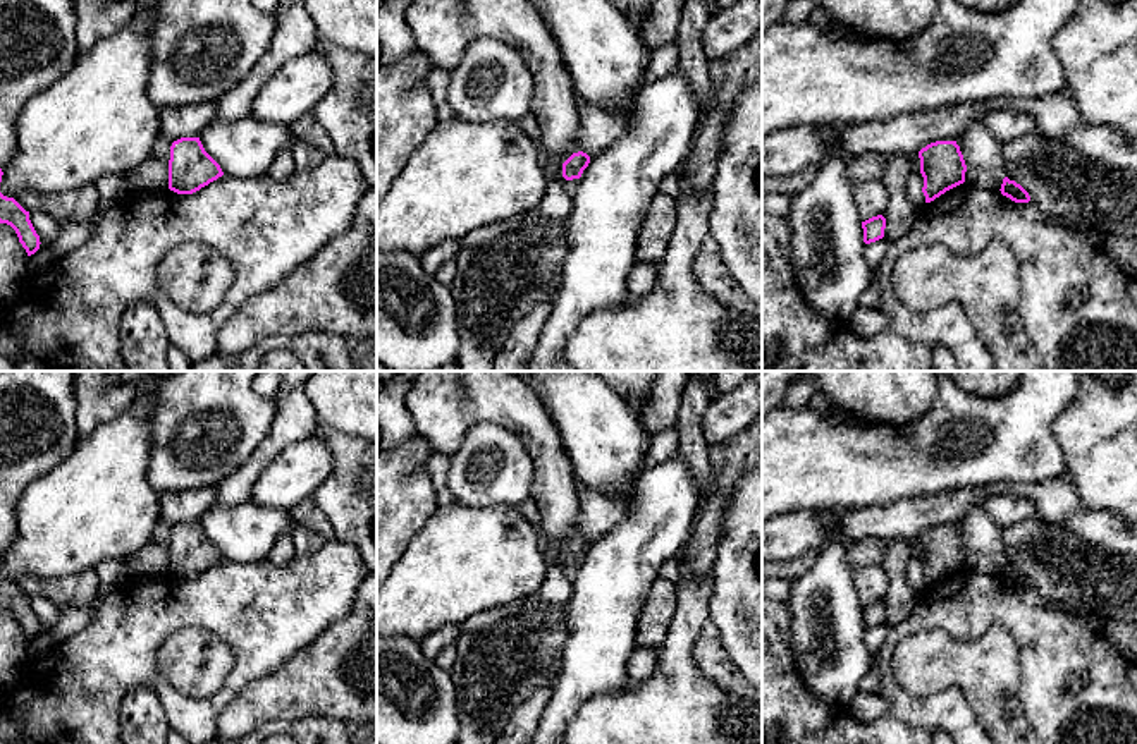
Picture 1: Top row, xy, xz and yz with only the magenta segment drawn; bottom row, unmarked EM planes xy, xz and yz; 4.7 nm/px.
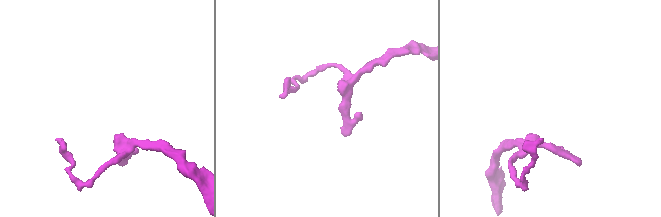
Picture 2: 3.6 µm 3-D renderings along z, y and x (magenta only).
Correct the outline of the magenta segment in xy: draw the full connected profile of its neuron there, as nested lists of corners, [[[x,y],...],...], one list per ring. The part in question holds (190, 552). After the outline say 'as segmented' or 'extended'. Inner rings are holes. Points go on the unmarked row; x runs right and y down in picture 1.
[[[181,522],[170,531],[169,574],[193,579],[222,562],[220,550],[205,536],[200,522]]]; as segmented

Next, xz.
[[[583,536],[573,538],[564,548],[562,548],[562,562],[566,565],[580,564],[583,555],[588,552],[590,541]]]; as segmented

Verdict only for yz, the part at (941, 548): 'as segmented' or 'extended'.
as segmented

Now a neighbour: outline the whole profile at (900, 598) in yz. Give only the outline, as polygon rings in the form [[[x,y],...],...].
[[[896,540],[886,543],[886,557],[882,562],[888,572],[888,591],[882,596],[886,603],[884,624],[896,627],[913,610],[917,603],[917,593],[910,588],[905,570],[912,557],[913,540]]]

